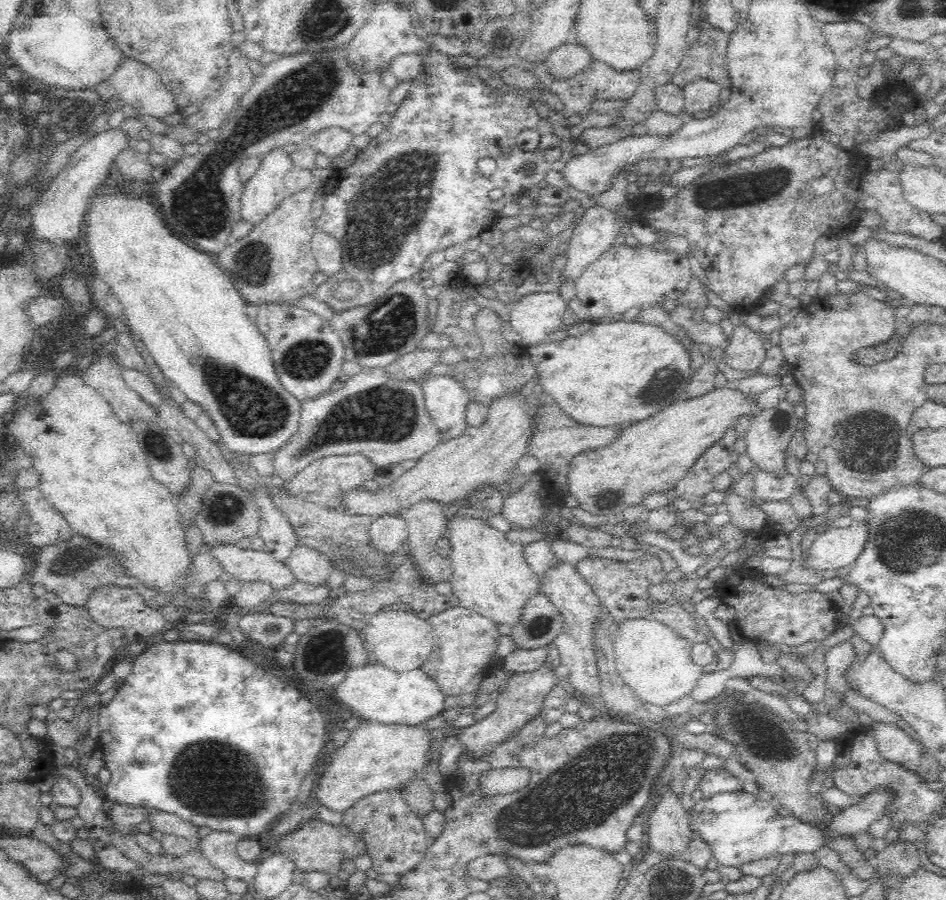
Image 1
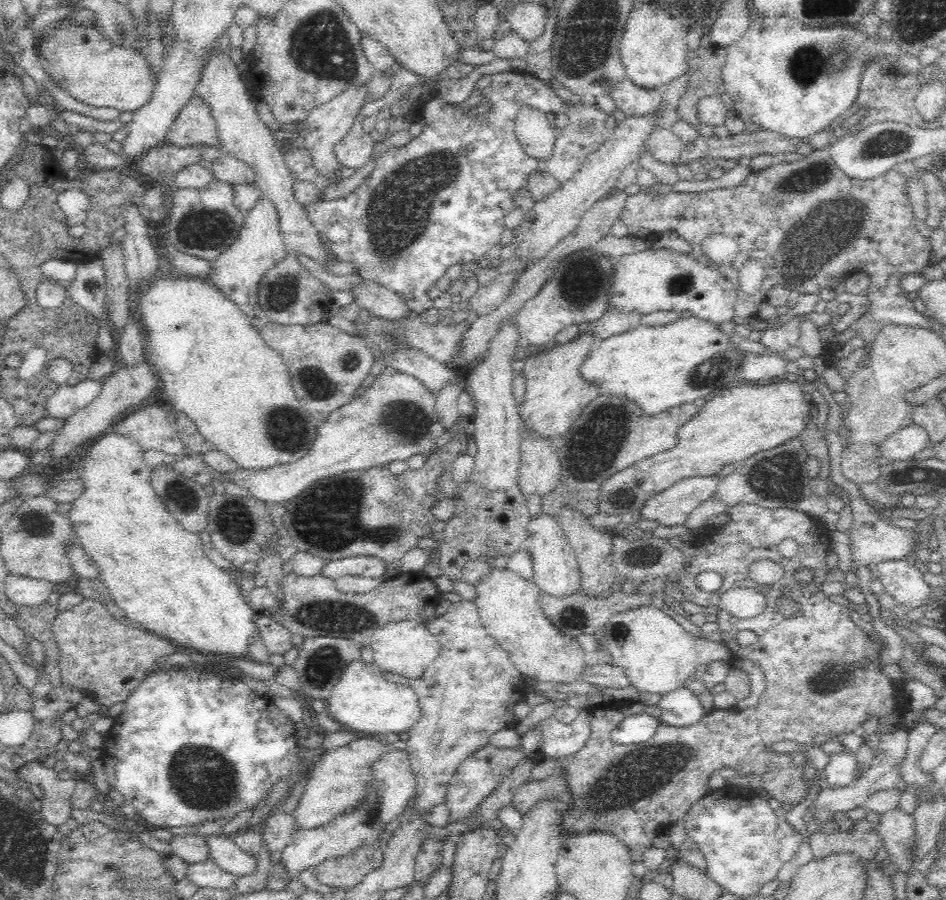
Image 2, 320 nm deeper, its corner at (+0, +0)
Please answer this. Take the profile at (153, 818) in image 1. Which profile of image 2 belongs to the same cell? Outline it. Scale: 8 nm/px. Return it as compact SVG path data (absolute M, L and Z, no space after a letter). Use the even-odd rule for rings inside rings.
M210 835L205 839L209 850L208 859L222 870L237 878L250 875L256 870L256 857L242 852L230 836Z

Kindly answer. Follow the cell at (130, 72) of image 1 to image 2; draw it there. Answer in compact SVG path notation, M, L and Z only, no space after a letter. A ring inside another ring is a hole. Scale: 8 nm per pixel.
M194 94L174 117L165 140L178 146L202 143L208 147L220 147L217 124L210 107Z

